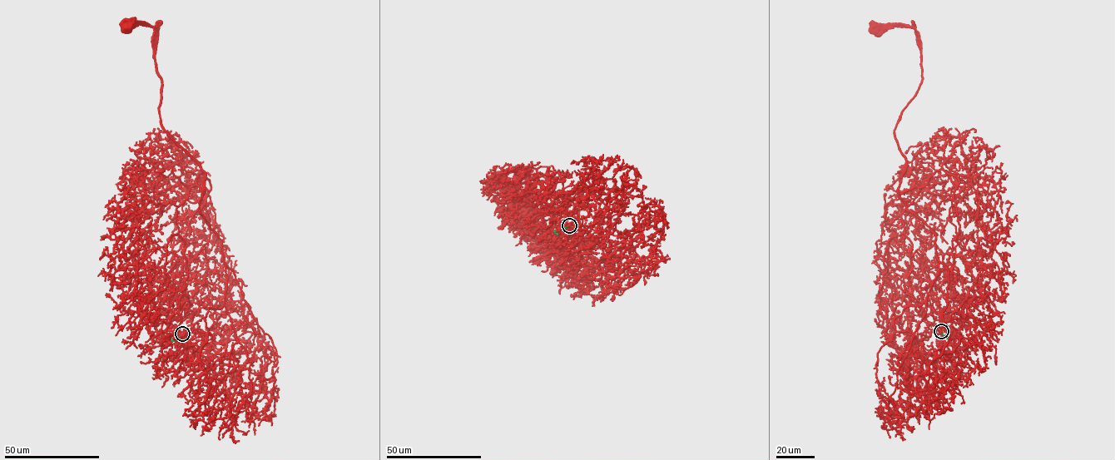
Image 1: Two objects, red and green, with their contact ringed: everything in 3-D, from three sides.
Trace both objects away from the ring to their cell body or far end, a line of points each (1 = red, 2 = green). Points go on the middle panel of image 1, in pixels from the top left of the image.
1: (570, 225), (572, 198), (555, 192), (577, 218), (580, 189), (538, 190), (527, 221), (497, 179)
2: (570, 225), (561, 228), (559, 232), (555, 230)

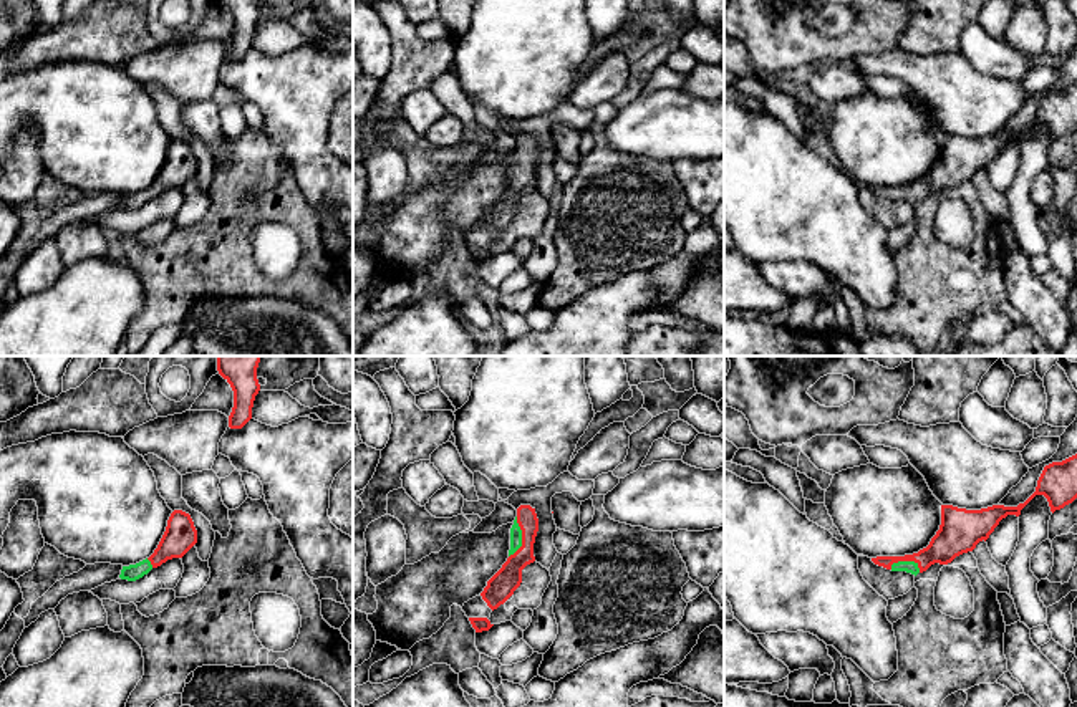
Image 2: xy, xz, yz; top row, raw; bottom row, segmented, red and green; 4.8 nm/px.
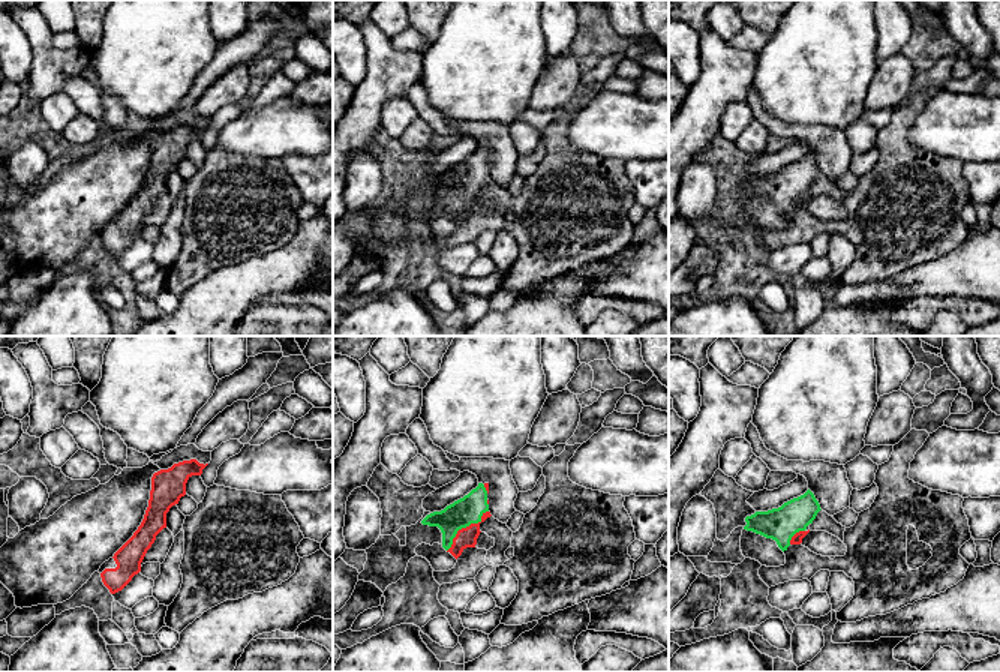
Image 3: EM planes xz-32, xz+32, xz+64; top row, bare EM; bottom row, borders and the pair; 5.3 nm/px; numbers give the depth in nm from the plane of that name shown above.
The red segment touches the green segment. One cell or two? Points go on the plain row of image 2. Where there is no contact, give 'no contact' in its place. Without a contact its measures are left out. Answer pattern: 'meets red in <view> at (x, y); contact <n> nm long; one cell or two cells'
meets red in xz at (522, 166); contact 200 nm long; one cell

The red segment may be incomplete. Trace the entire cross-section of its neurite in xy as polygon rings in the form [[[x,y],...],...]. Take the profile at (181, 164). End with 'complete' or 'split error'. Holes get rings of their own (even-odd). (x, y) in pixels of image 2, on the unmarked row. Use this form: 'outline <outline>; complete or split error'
outline [[[174,139],[154,182],[136,194],[123,195],[119,207],[136,210],[167,189],[182,187],[196,172],[197,159],[191,144]]]; split error

